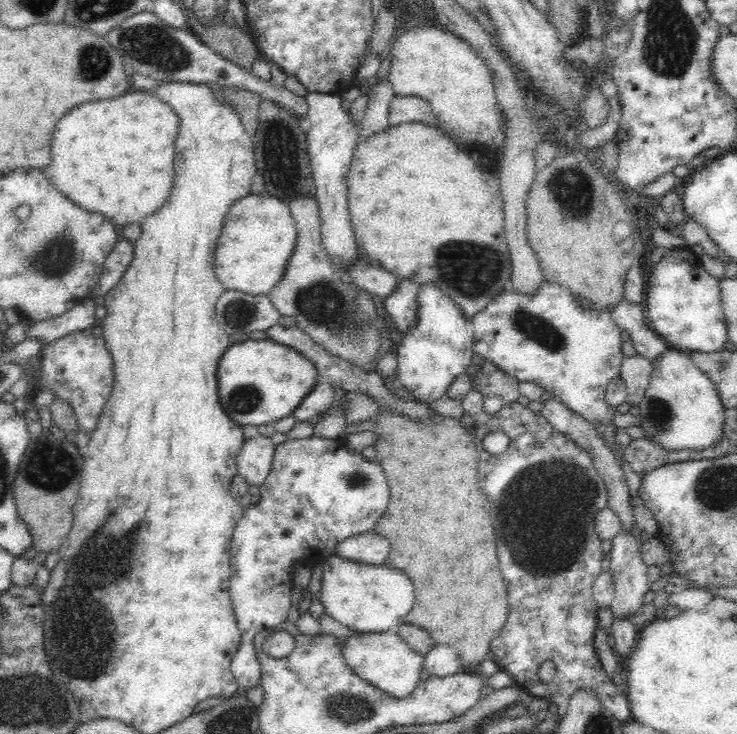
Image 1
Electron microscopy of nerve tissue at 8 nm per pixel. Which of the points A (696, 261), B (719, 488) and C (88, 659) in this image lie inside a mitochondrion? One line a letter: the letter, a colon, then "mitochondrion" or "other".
A: other
B: mitochondrion
C: mitochondrion

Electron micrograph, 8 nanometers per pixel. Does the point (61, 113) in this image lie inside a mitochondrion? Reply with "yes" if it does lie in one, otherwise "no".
no

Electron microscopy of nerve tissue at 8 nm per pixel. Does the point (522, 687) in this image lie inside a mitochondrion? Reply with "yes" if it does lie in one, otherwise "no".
no

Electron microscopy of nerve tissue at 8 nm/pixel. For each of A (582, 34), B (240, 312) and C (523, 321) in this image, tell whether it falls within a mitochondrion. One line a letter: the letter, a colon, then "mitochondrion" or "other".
A: other
B: mitochondrion
C: mitochondrion

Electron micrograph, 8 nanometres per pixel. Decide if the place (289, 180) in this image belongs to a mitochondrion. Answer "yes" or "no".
no

